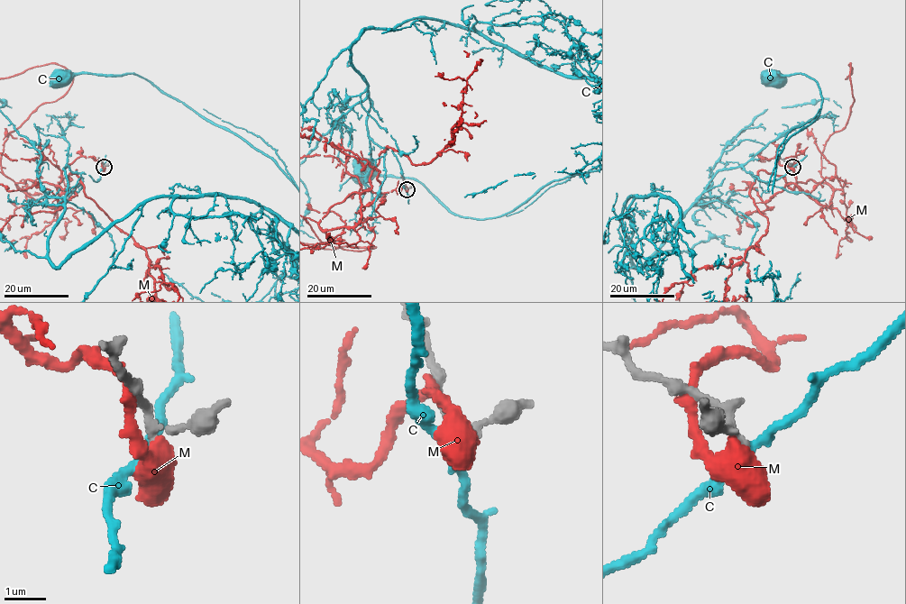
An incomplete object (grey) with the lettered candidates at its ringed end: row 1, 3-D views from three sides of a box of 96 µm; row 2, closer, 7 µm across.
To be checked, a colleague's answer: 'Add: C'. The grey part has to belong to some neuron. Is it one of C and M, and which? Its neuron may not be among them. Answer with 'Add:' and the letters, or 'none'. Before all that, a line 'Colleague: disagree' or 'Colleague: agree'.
Colleague: disagree
Add: none

